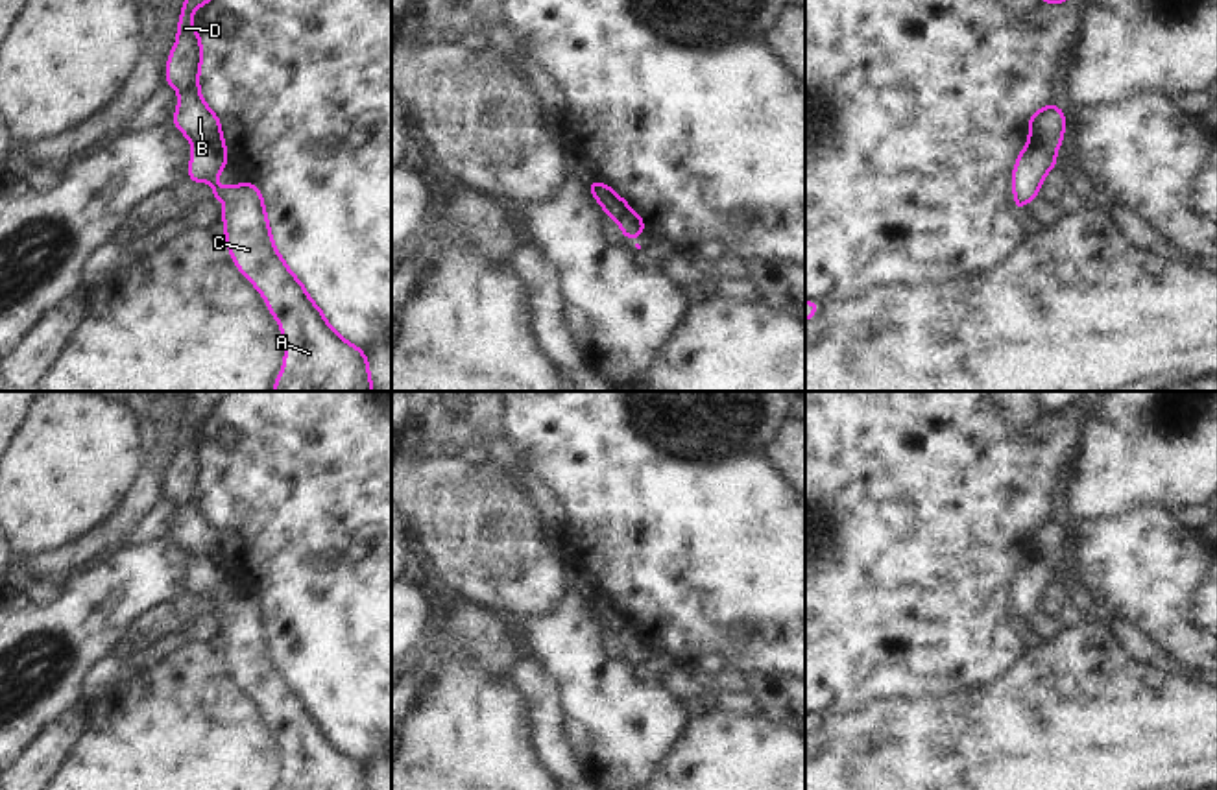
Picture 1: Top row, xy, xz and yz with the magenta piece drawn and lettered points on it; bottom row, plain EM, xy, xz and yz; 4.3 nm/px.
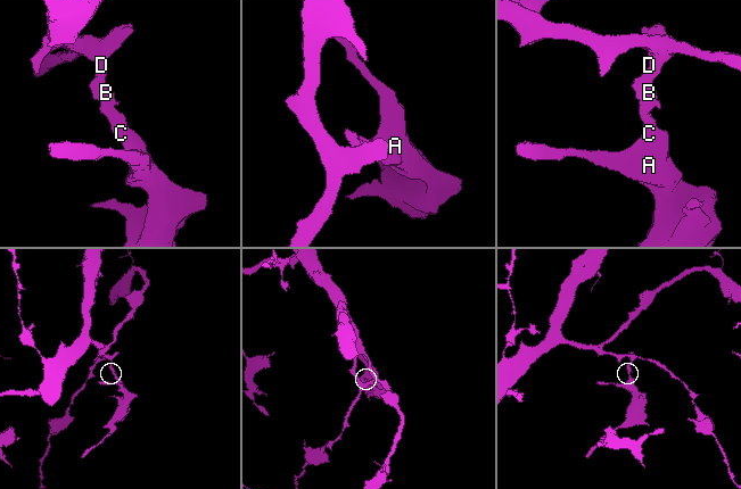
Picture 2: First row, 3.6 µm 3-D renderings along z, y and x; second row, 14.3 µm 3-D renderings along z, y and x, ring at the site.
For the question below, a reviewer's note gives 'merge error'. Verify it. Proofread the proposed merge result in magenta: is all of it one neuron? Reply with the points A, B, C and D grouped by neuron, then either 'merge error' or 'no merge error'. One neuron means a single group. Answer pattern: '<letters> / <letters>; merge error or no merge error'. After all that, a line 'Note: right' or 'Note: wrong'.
A C / B D; merge error
Note: right

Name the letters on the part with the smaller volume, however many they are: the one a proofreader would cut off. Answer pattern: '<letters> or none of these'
A, C

